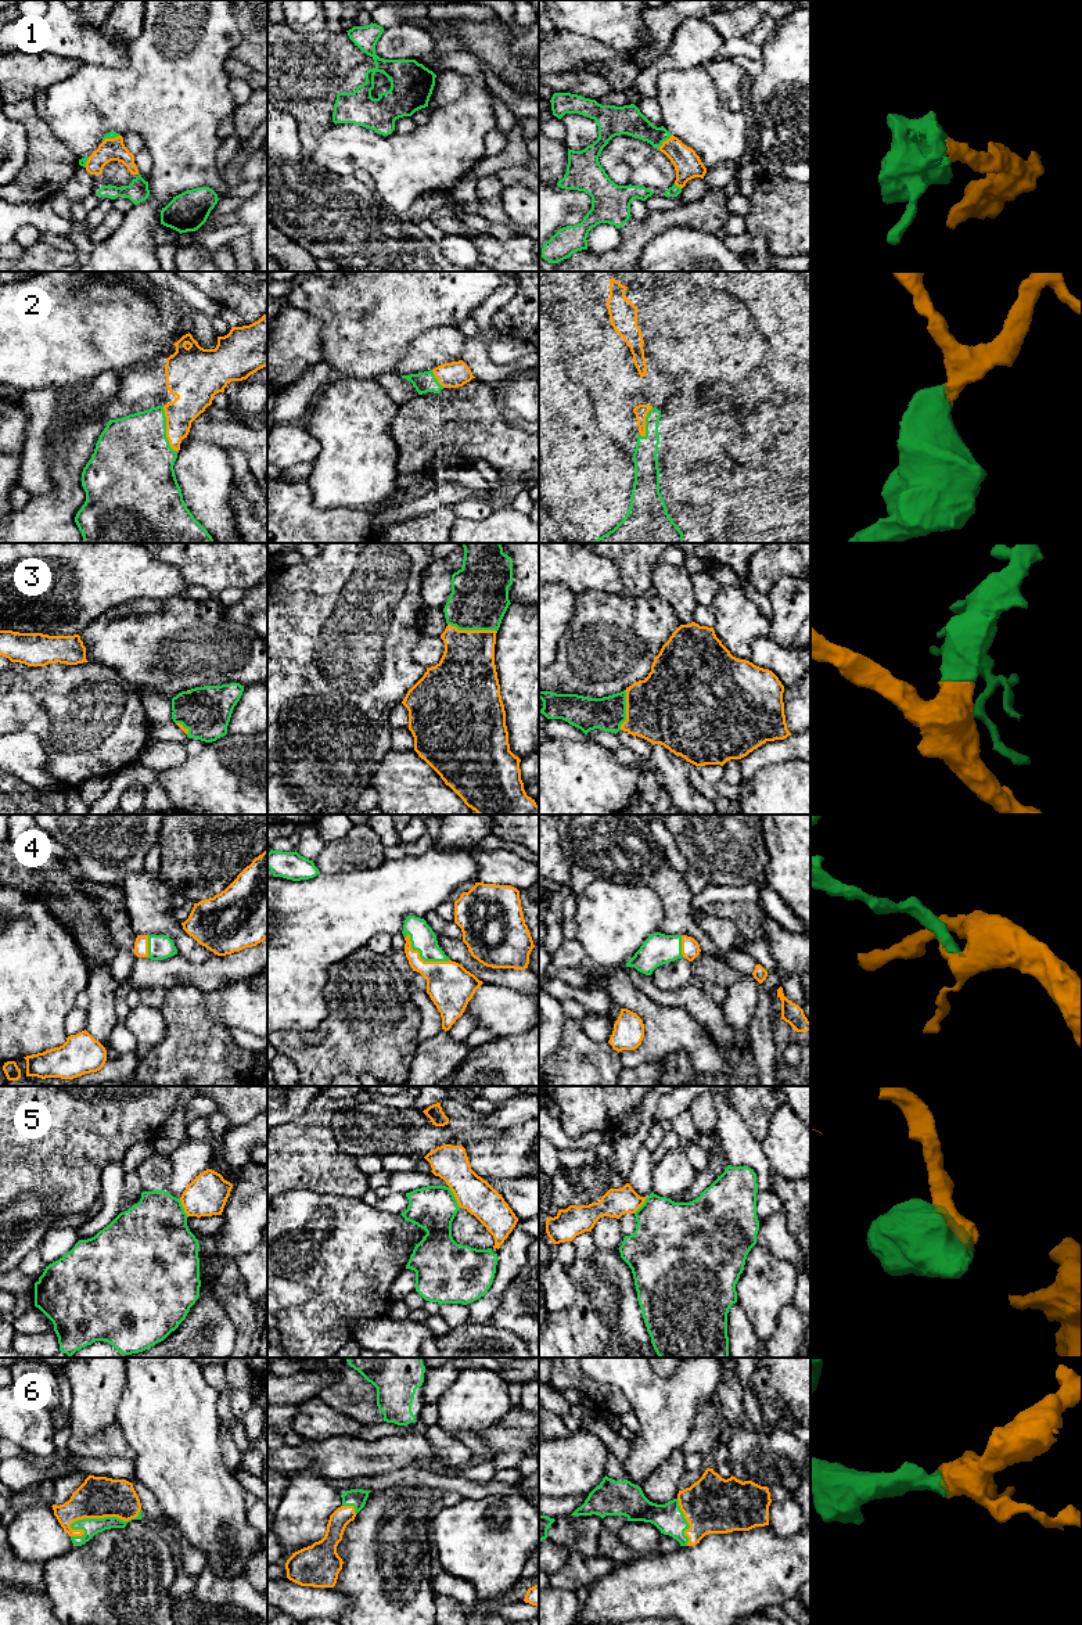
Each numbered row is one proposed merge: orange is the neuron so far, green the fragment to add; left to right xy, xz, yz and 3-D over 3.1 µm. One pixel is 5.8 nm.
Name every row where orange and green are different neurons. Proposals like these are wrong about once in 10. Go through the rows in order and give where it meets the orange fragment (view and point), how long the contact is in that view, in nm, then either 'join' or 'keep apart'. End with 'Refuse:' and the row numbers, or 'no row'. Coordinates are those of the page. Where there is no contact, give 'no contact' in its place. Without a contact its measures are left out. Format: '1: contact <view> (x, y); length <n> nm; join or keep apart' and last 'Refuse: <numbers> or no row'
1: contact yz (664, 141); length 120 nm; join
2: contact xy (166, 430); length 280 nm; join
3: contact xz (473, 631); length 300 nm; join
4: contact xz (421, 959); length 300 nm; join
5: contact xz (455, 1196); length 140 nm; join
6: contact xy (92, 1517); length 440 nm; join
Refuse: no row

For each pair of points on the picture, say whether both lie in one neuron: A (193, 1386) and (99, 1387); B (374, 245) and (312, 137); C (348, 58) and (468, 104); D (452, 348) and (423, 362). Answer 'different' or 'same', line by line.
A: different
B: different
C: different
D: same

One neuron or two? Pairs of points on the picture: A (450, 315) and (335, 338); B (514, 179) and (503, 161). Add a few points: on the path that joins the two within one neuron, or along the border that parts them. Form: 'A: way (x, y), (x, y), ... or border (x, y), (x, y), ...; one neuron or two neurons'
A: way (421, 315), (377, 315), (365, 327); one neuron
B: border (524, 165), (504, 169), (498, 175); two neurons

